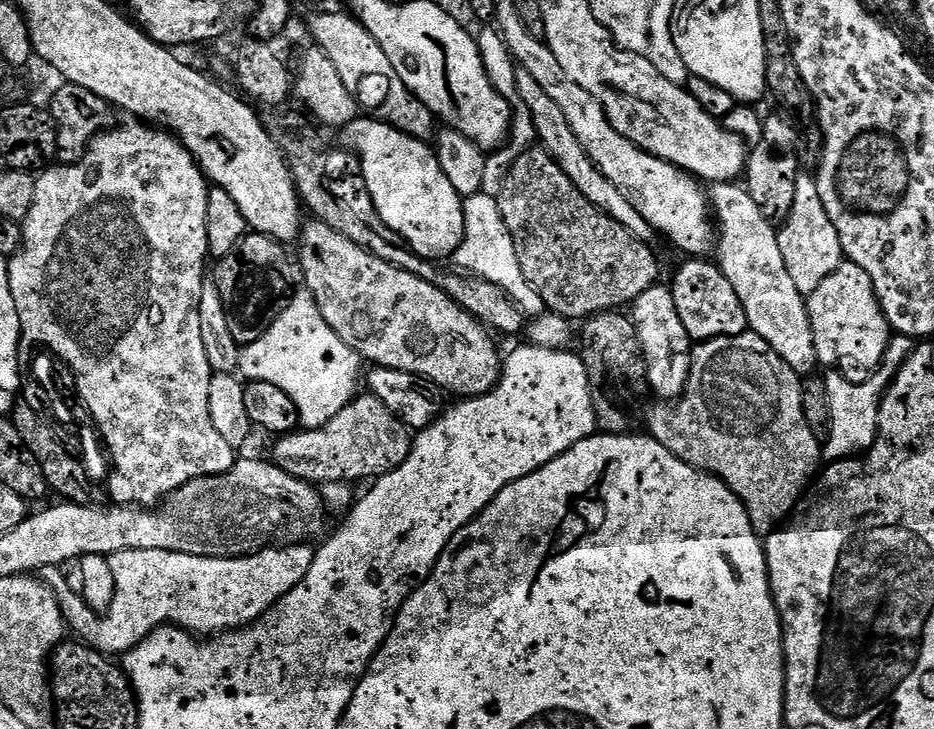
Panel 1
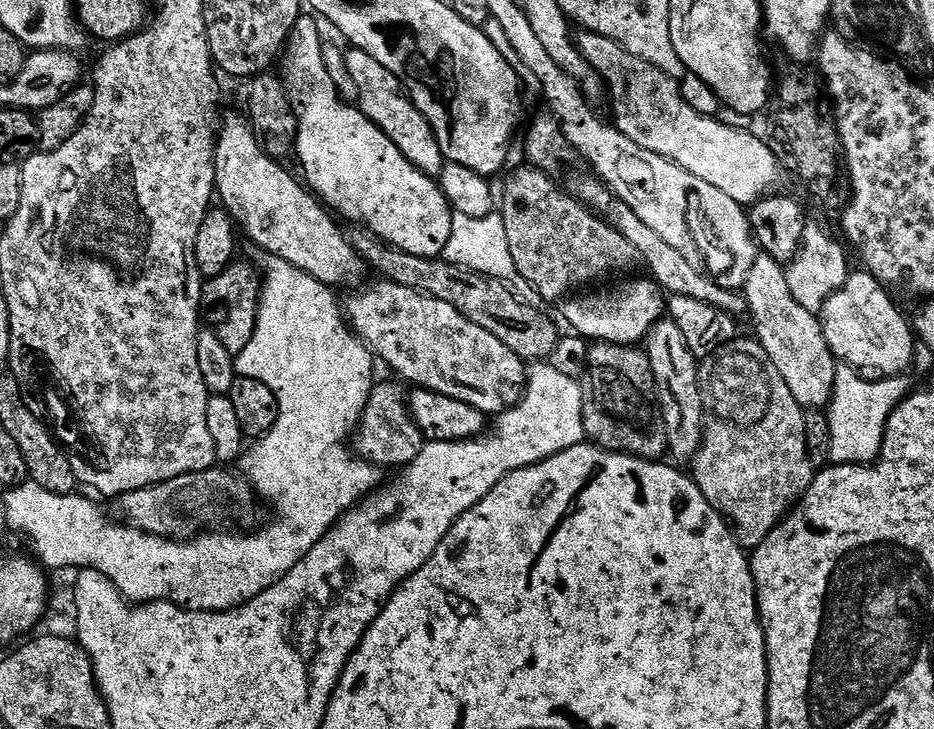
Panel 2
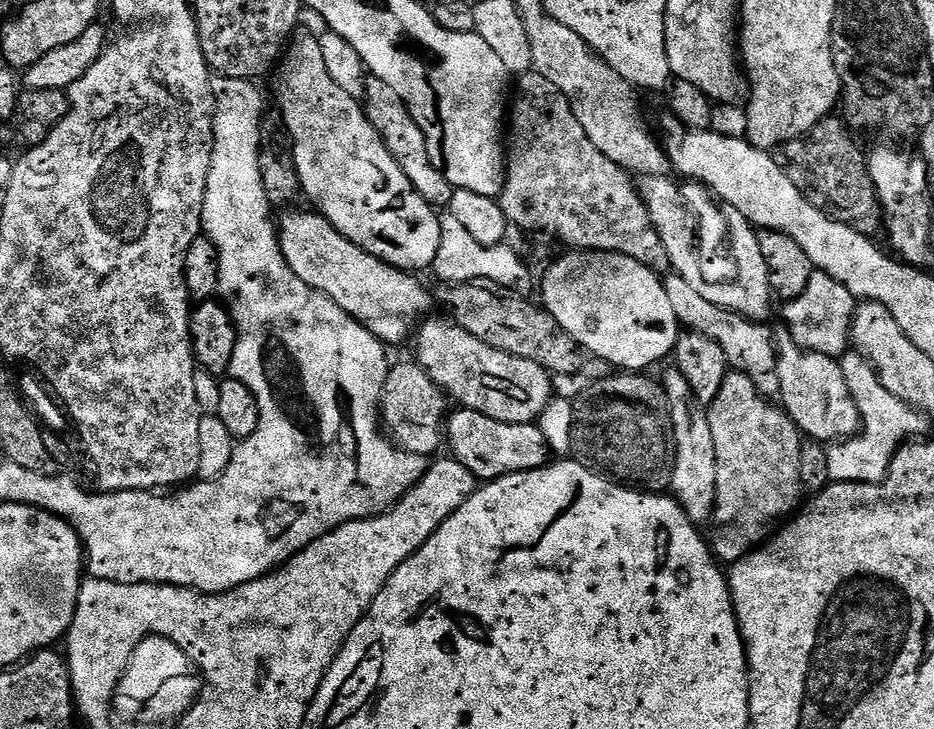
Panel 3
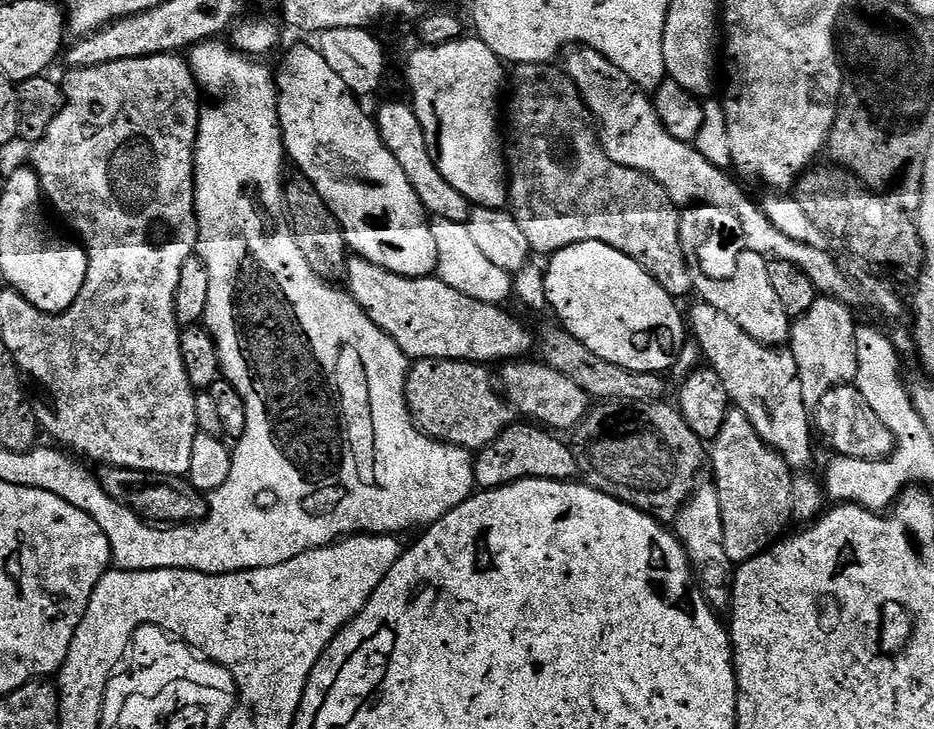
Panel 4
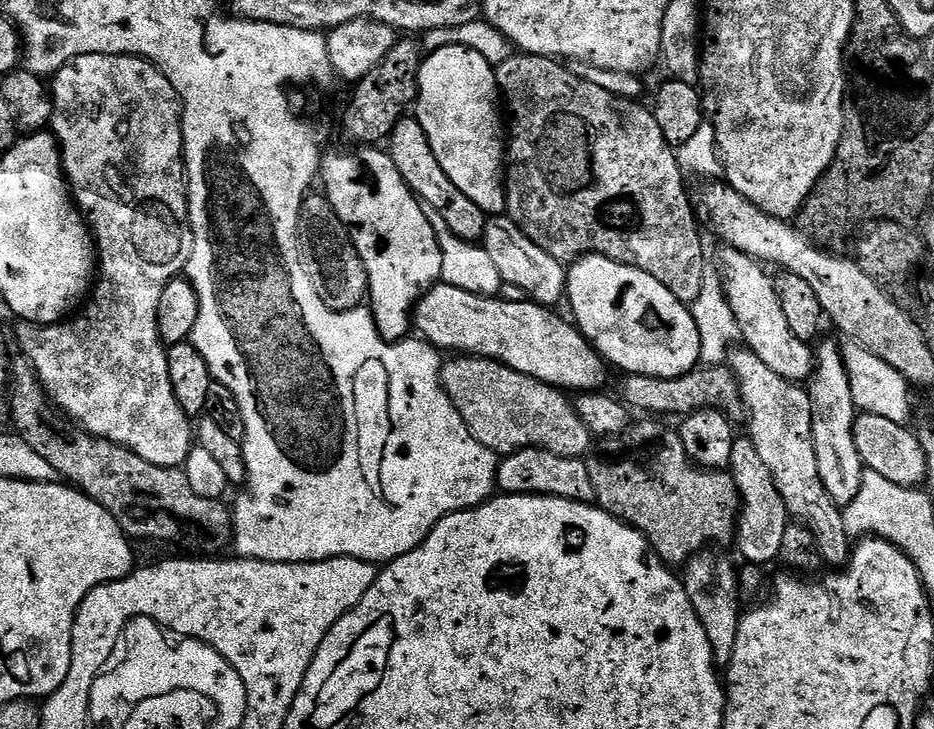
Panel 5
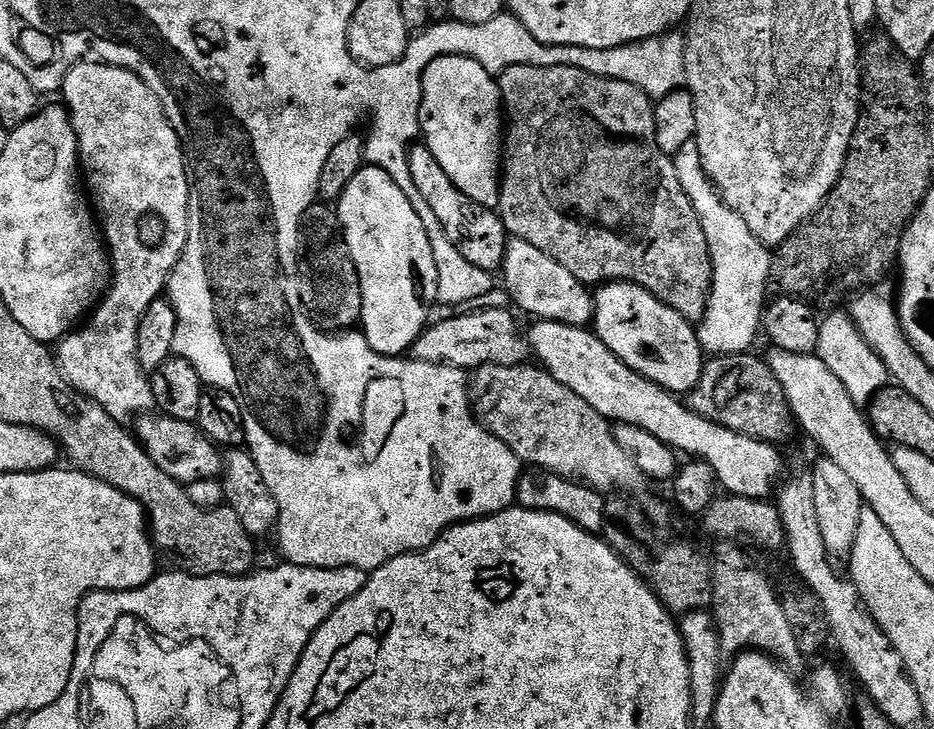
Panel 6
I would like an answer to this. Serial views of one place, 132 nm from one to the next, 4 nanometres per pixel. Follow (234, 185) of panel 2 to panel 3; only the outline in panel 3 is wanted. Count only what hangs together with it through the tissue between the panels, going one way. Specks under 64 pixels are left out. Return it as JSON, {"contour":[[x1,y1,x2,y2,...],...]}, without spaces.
{"contour":[[288,212,278,220,280,249,294,274,321,297,333,300,339,311,360,321,385,345,400,344,421,327,434,296,411,271,395,268,365,248,347,240,326,217,309,212]]}

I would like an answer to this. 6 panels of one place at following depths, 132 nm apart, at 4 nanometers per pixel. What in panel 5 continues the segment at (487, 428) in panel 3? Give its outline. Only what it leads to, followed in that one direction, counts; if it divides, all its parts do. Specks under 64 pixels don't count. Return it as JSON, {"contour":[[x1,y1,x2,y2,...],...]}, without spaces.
{"contour":[[523,448,503,457,496,465,496,488,510,496,553,496,563,500,577,500,580,504,592,504,596,499,587,459,579,456,562,458,562,454,550,454,550,450,541,448]]}

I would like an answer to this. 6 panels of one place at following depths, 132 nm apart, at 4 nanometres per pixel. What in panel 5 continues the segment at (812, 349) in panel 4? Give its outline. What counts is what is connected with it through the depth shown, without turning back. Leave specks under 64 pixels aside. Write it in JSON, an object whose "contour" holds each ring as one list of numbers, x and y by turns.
{"contour":[[832,340,826,341,825,344,819,344,817,343,814,348,815,368,812,369,811,377,806,384,808,397,812,403,814,454,818,454,818,478,822,478,822,486,826,488,826,494,830,496,834,503,846,506,850,502,854,502,854,498,858,496,858,490,866,471,862,458,858,454,858,446,854,446,854,434,852,433,858,409,852,397,848,371,840,353,841,345,835,344]]}

